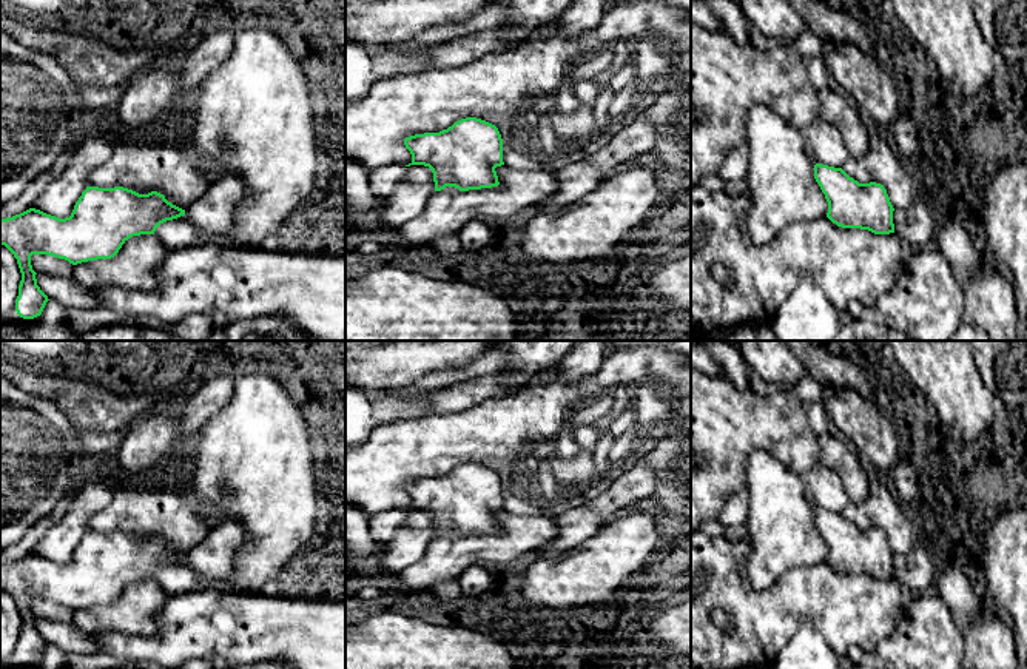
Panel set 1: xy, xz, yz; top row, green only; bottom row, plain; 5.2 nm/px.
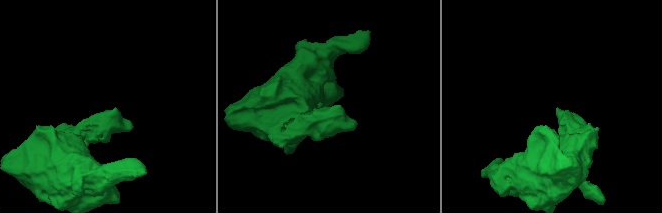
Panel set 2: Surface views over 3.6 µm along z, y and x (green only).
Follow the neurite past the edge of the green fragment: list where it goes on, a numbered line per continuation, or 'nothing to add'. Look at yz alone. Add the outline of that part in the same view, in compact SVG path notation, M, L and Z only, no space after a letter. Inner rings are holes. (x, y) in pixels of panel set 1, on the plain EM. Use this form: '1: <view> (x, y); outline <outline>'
nothing to add

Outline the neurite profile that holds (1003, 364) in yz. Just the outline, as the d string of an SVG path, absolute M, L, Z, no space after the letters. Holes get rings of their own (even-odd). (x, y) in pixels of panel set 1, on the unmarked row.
M964 341L973 348L984 384L998 396L1013 418L1027 412L1027 341Z

